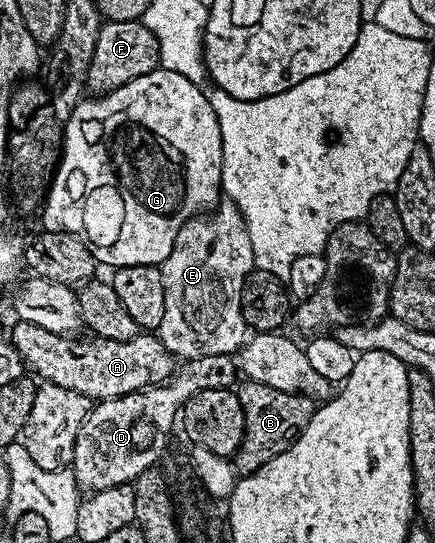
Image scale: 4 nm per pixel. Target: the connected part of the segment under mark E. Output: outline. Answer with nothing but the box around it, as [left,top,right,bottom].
[159,202,253,358]

